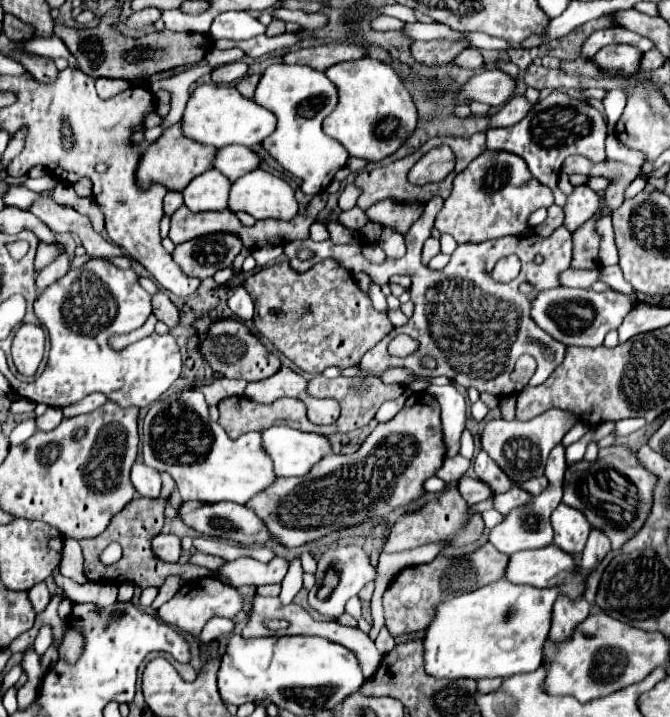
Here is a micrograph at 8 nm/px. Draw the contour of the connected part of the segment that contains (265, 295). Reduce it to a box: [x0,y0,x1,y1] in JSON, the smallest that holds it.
[245,259,391,373]

